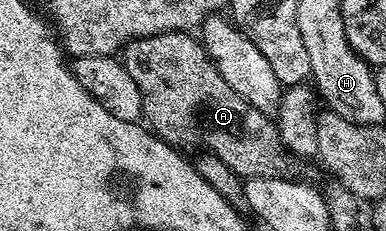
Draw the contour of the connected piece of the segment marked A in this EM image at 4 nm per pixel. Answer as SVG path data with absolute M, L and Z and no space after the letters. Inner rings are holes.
M161 32L158 36L140 36L125 45L123 63L127 74L135 78L139 94L143 94L141 115L153 135L174 146L198 144L198 149L225 162L243 180L296 175L298 161L280 144L276 123L239 98L239 94L223 82L196 35Z

